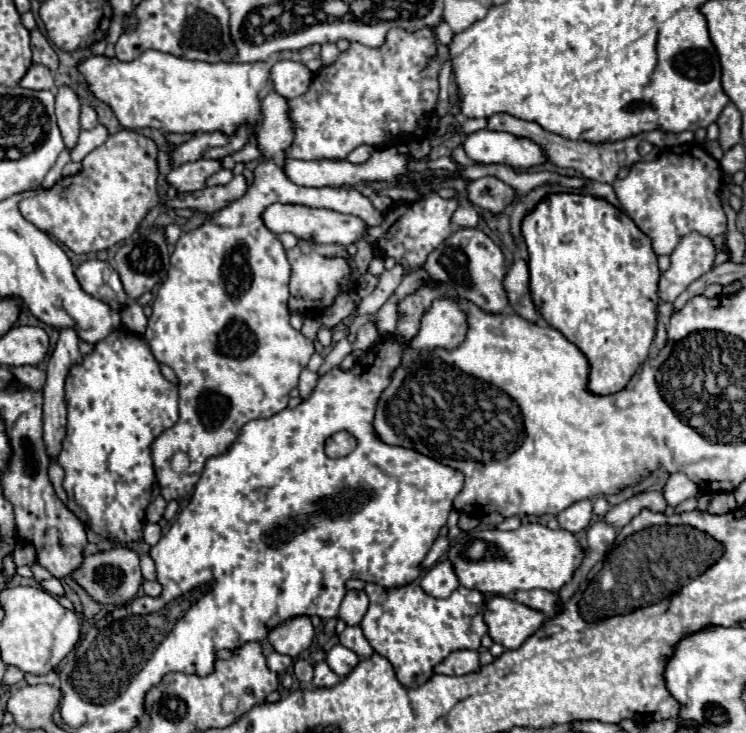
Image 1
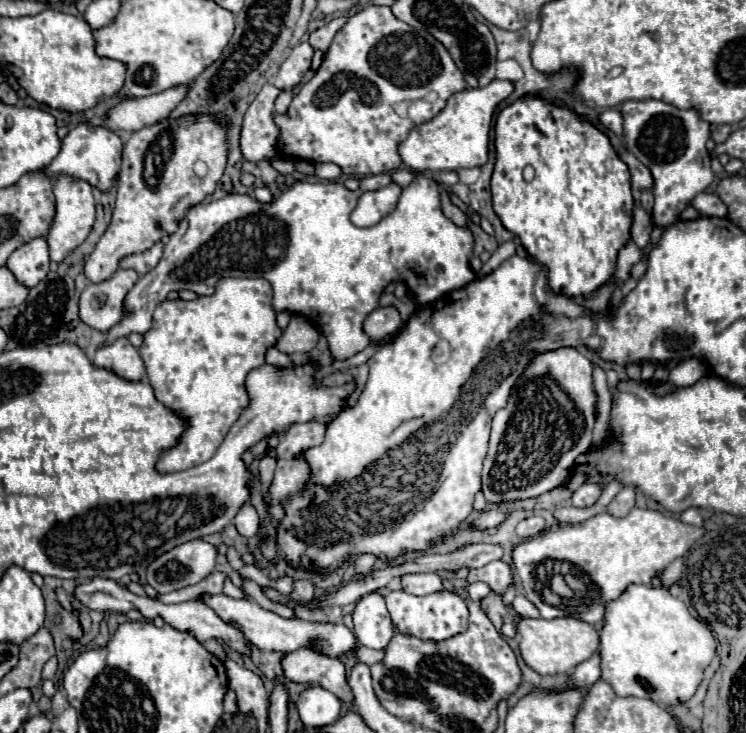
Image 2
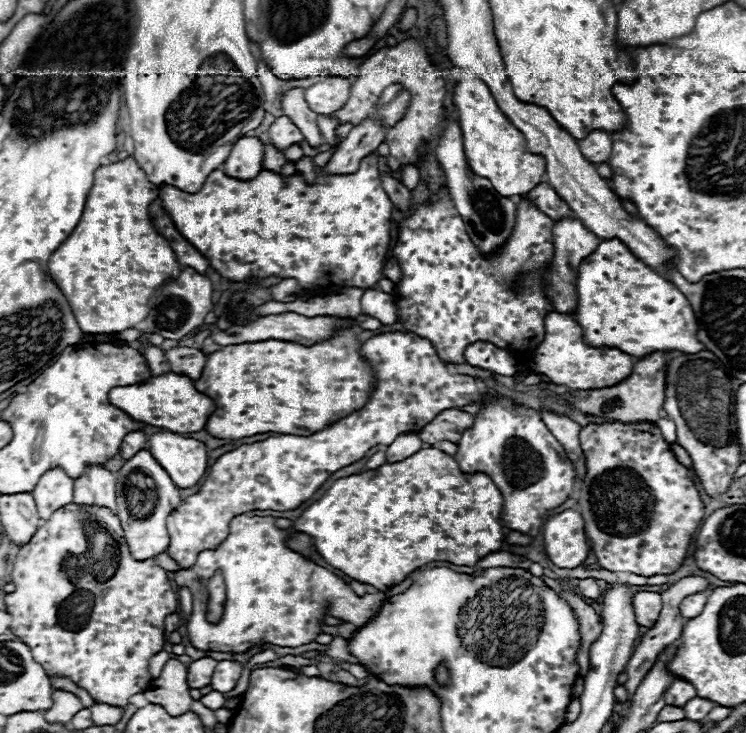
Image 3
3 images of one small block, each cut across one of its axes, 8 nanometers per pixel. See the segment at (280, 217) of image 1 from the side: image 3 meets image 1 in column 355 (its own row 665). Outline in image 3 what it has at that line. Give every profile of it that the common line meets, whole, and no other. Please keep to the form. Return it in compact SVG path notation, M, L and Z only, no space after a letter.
M222 660L216 664L216 670L214 670L214 676L212 676L212 682L210 686L216 690L216 692L230 692L238 678L240 678L240 672L242 672L242 664L240 662L234 662L234 660Z

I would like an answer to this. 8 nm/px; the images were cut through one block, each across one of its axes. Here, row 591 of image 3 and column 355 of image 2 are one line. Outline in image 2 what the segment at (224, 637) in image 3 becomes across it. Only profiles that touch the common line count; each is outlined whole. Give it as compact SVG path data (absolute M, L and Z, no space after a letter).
M390 174L364 176L360 178L358 190L346 190L340 182L296 182L282 190L270 204L262 204L246 194L228 194L222 200L212 200L190 208L186 216L186 234L174 250L172 242L168 242L156 268L144 274L128 292L126 306L132 310L132 316L126 316L120 324L116 324L106 334L104 344L110 344L114 338L128 336L132 332L146 334L148 328L152 328L152 312L156 310L156 304L162 304L172 290L192 290L200 296L210 296L222 278L264 278L272 286L274 312L286 310L308 316L328 338L334 358L344 360L364 350L370 344L370 338L364 332L364 320L378 308L380 294L392 280L406 282L409 291L414 294L415 303L426 305L436 302L440 296L456 288L464 288L476 278L468 264L468 256L472 254L472 234L468 228L458 228L442 214L438 184L432 178L416 174L414 180L402 190L396 210L386 214L378 224L370 228L358 228L350 222L350 212L356 208L360 194L382 188L388 182L392 182Z

